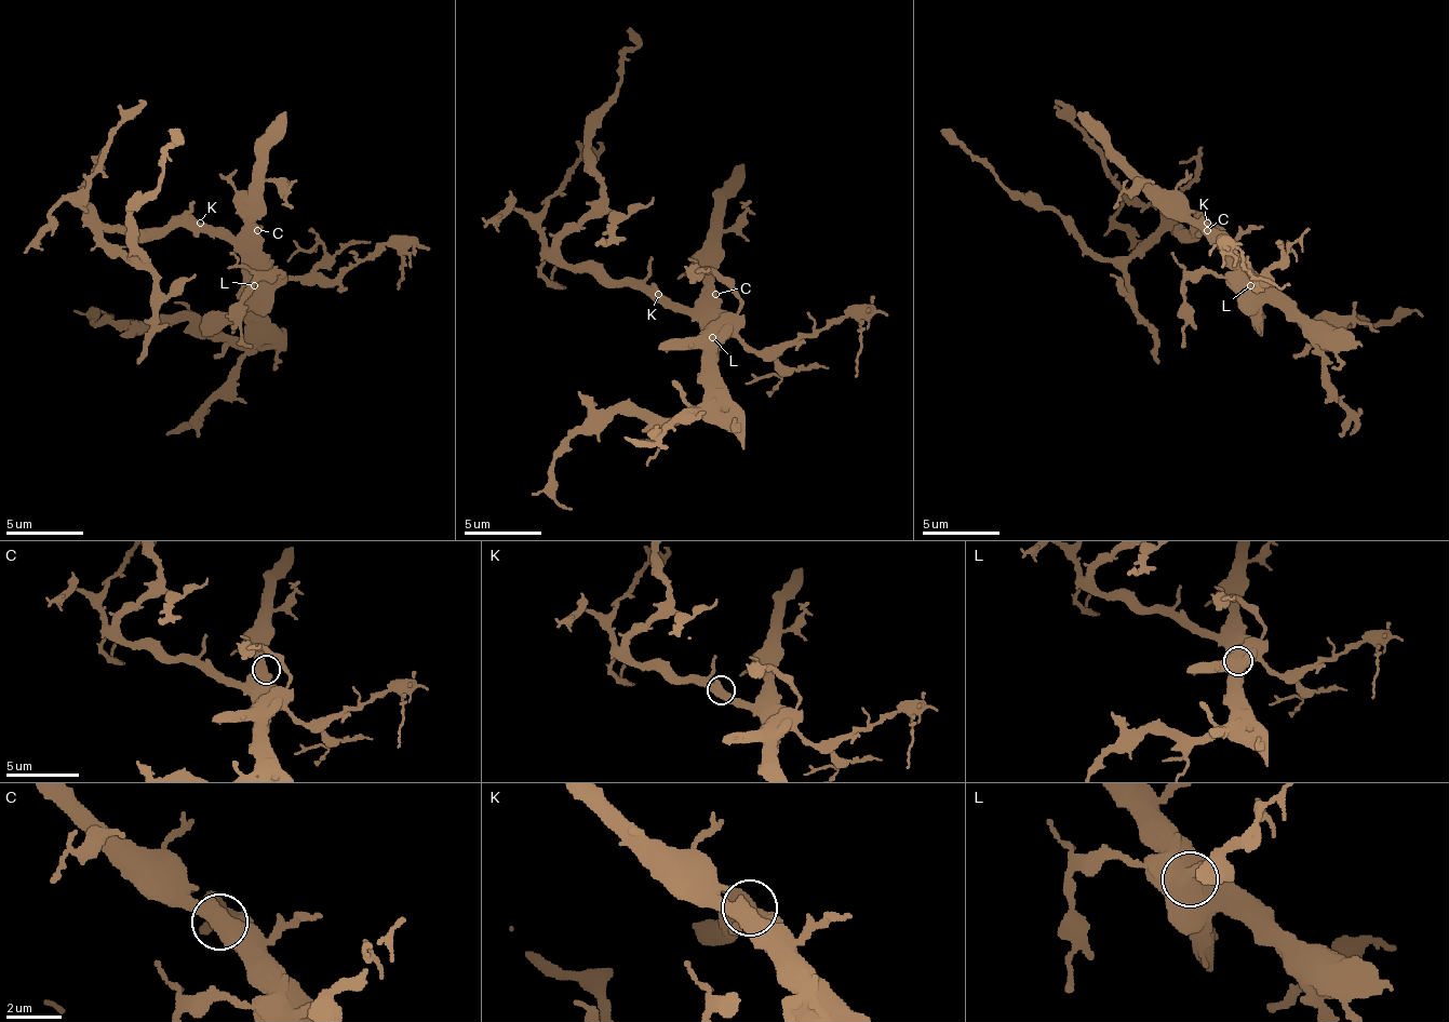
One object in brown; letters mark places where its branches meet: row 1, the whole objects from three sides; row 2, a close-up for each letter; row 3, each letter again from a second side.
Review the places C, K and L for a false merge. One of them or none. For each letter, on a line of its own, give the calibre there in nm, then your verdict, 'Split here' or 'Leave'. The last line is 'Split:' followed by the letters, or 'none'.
C: Thickness 550 nm. Leave
K: Thickness 550 nm. Leave
L: Thickness 1500 nm. Split here
Split: L

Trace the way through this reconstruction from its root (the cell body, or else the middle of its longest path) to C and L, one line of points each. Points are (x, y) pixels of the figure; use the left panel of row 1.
C: (191, 230), (230, 230), (235, 233), (257, 230)
L: (191, 230), (211, 230), (218, 233), (242, 257), (242, 269), (253, 284)

